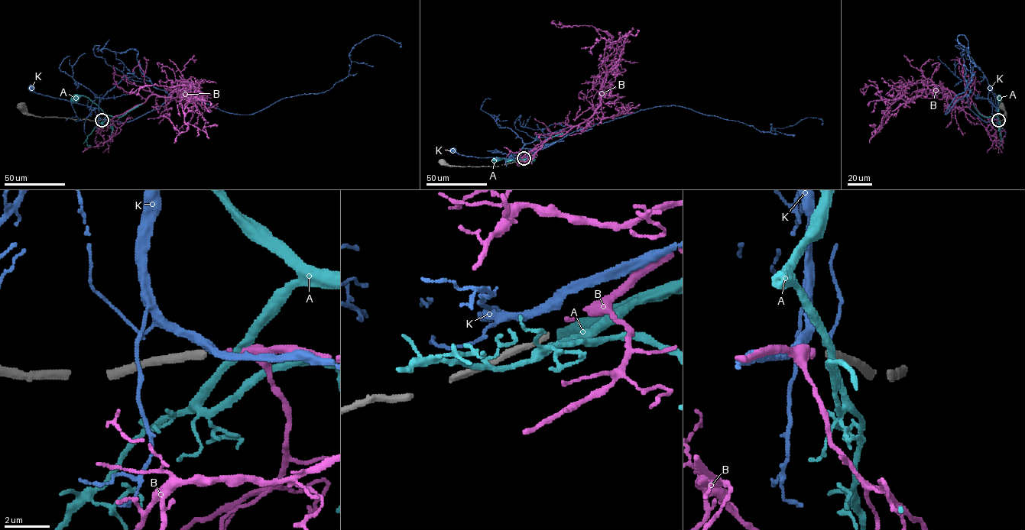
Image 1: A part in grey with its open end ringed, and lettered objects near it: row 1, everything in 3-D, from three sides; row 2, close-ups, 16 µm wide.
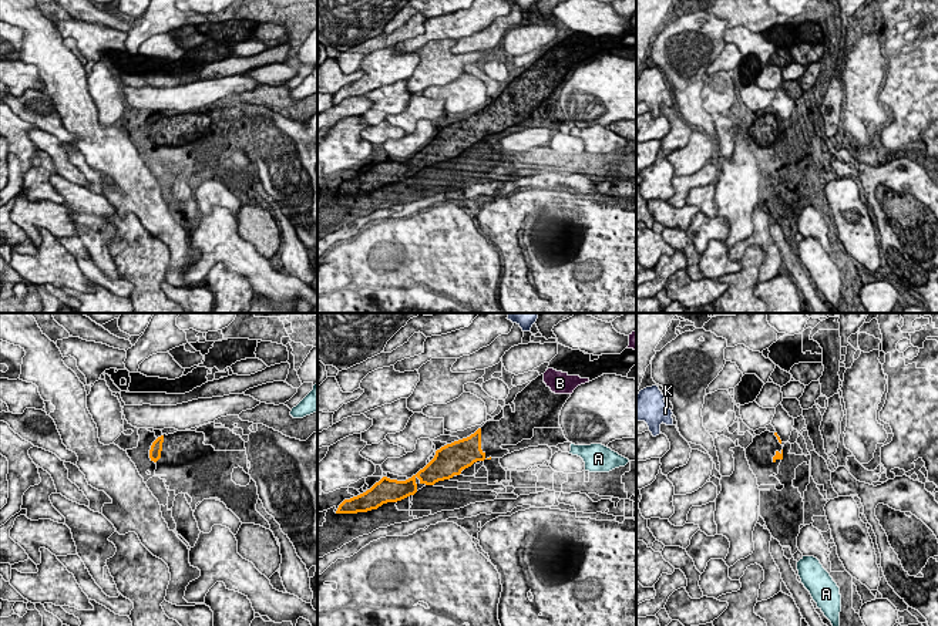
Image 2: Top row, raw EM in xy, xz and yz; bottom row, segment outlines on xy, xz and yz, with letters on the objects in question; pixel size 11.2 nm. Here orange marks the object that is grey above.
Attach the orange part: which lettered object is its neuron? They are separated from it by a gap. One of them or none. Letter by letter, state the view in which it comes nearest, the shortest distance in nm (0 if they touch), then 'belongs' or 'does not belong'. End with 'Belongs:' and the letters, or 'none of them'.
A: nearest in xz; 900 nm apart; does not belong
B: nearest in xz; 900 nm apart; belongs
K: nearest in yz; 1150 nm apart; does not belong
Belongs: B

